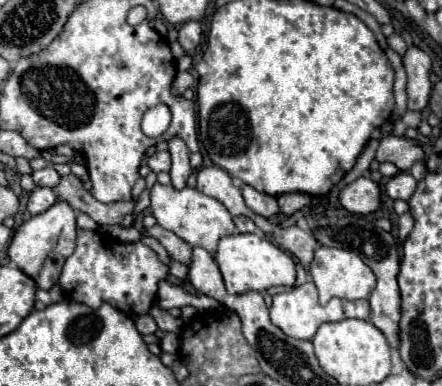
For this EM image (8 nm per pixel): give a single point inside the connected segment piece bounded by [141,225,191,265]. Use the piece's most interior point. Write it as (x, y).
(178, 249)

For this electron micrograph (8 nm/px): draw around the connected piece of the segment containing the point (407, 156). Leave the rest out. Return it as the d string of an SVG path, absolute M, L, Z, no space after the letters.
M385 137L379 141L377 161L391 161L401 171L409 171L415 161L423 159L423 149L417 141L405 137Z

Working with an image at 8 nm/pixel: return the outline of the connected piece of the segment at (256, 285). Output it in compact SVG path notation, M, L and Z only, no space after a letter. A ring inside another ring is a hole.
M239 233L229 235L219 241L215 261L221 269L227 291L233 295L243 295L249 291L267 291L269 287L291 287L295 283L295 263L293 259L277 247L263 233Z

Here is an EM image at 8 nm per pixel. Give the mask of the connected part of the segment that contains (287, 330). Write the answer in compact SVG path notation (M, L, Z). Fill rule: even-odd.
M307 281L289 293L279 293L273 297L271 323L293 339L313 339L321 323L341 319L343 301L335 297L327 305L319 305L313 281Z

